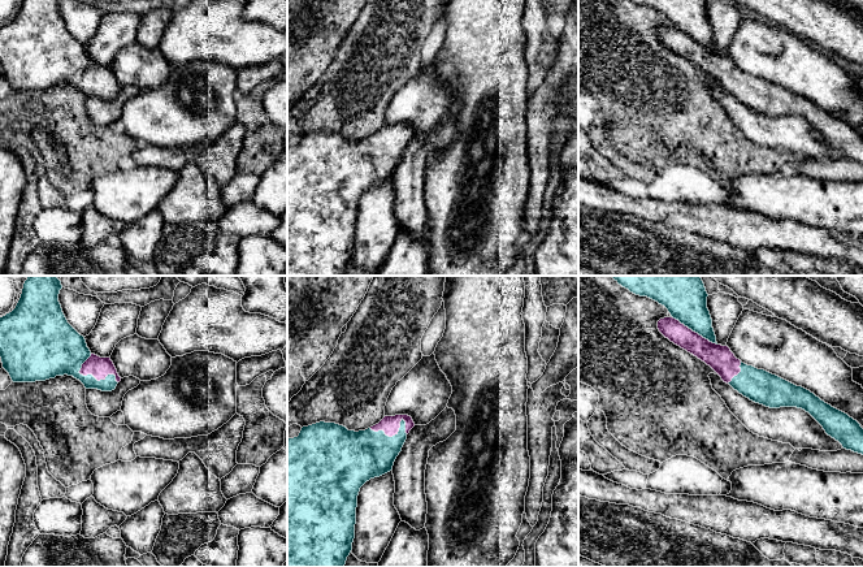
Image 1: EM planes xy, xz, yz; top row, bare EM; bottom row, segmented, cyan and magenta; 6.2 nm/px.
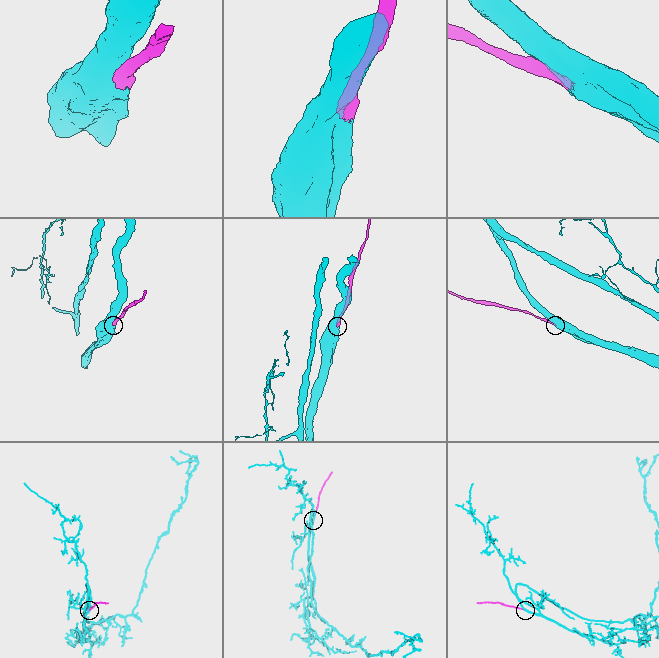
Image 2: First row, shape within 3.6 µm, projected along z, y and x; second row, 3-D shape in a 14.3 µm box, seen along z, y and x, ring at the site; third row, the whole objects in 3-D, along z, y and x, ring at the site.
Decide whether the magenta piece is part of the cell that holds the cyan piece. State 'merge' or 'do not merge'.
merge

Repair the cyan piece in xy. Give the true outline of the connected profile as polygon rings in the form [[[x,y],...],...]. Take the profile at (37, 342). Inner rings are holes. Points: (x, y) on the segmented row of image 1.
[[[29,276],[16,308],[0,317],[0,358],[13,382],[35,382],[73,376],[86,389],[112,391],[121,377],[110,358],[90,351],[86,339],[66,320],[58,294],[62,289],[56,276]]]

